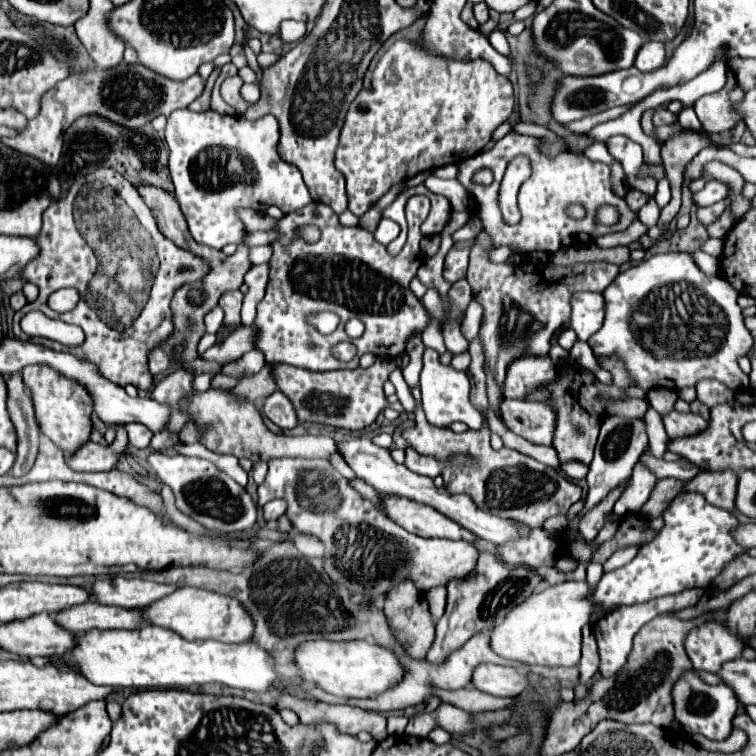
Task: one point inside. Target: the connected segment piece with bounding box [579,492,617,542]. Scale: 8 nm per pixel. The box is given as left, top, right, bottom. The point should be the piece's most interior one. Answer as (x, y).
(593, 522)

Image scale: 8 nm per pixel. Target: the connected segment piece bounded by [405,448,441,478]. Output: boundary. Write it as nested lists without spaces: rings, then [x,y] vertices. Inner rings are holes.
[[[411,448],[405,450],[407,452],[407,460],[405,460],[405,466],[417,474],[423,474],[423,476],[429,476],[429,478],[435,478],[441,474],[441,462],[435,462],[433,458],[429,456],[417,456],[417,452],[413,452]]]

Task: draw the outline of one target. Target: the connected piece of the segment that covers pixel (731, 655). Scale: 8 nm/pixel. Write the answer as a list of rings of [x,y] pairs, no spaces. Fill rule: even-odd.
[[[703,624],[685,638],[685,650],[693,662],[693,668],[719,672],[725,662],[731,662],[743,654],[745,644],[727,628],[721,628],[721,624]]]

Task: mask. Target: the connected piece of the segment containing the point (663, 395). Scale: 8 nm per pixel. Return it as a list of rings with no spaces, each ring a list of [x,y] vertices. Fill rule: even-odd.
[[[653,388],[653,390],[649,390],[647,400],[661,414],[661,412],[665,412],[665,408],[673,408],[673,404],[677,400],[677,392],[667,390],[667,388]]]

